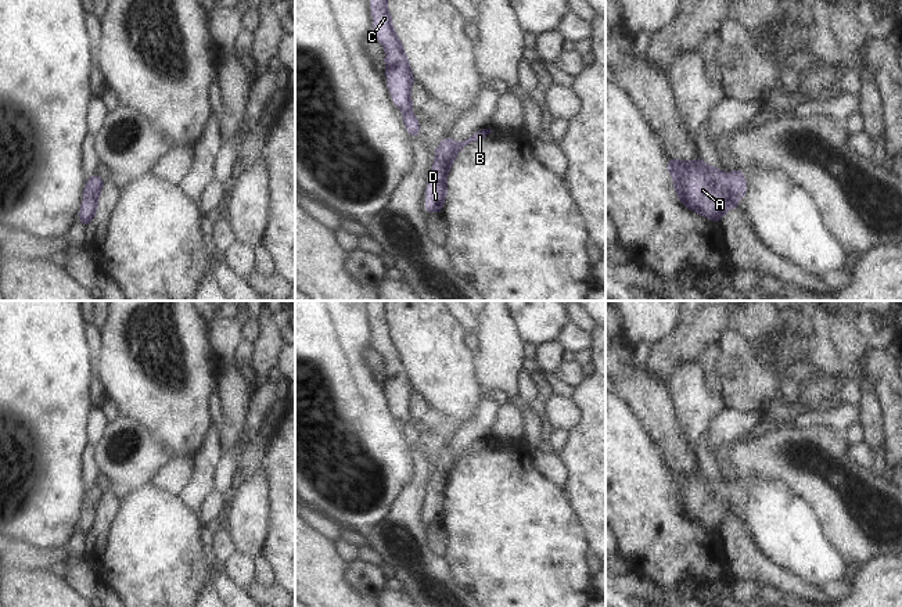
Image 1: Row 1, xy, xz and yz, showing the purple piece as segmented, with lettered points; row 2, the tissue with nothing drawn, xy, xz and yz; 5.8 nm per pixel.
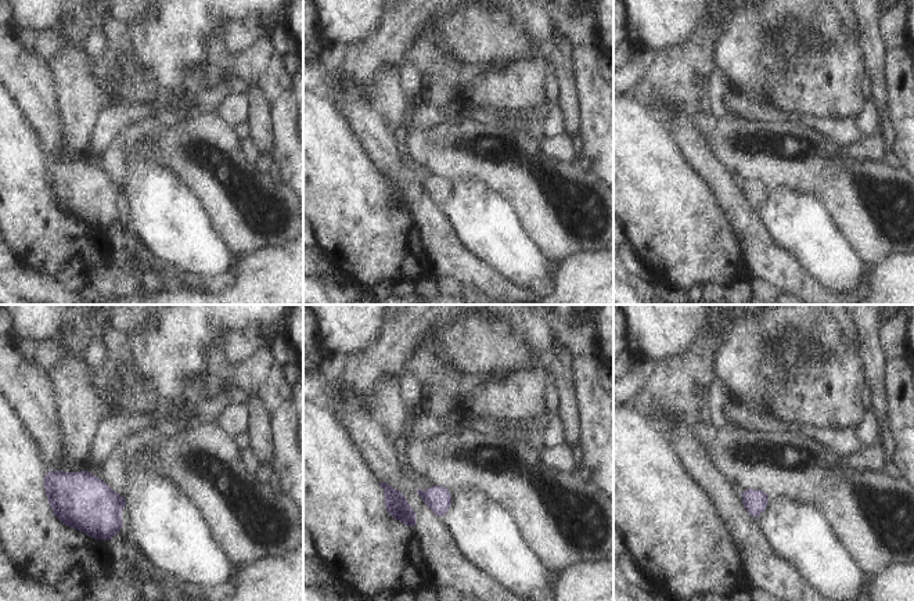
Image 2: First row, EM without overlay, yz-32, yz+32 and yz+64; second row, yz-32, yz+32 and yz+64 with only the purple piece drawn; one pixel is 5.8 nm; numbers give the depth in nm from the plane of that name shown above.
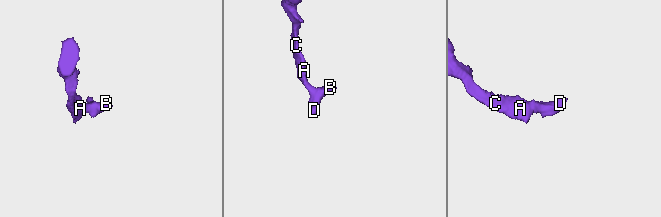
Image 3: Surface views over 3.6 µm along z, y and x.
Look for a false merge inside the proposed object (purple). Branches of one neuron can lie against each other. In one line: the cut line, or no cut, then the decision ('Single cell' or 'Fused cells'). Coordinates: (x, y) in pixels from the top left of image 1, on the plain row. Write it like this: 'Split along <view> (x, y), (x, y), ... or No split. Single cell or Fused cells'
No split. Single cell

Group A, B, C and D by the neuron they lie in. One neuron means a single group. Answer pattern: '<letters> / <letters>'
A B C D

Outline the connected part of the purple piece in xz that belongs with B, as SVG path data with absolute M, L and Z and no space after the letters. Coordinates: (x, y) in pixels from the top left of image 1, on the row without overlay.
M490 438L482 439L474 443L470 449L459 453L453 452L449 446L441 452L435 460L435 471L427 493L427 524L442 521L448 504L446 489L450 482L450 475L456 470L459 461L474 452L484 450L490 442Z

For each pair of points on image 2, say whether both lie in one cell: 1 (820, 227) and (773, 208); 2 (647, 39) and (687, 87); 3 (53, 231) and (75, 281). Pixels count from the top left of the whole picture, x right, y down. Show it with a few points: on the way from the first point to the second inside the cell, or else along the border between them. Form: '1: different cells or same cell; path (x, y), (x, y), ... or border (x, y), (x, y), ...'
1: same cell; path (809, 227), (802, 227), (784, 212)
2: different cells; border (686, 35), (676, 43), (664, 46), (650, 56)
3: different cells; border (89, 265), (79, 252), (74, 252), (54, 277)

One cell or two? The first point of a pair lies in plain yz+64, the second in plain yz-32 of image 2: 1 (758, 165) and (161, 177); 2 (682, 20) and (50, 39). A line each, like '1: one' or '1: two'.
1: two
2: two

